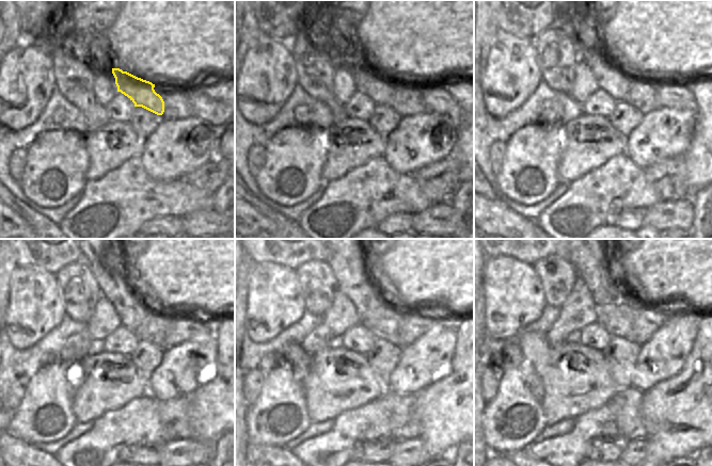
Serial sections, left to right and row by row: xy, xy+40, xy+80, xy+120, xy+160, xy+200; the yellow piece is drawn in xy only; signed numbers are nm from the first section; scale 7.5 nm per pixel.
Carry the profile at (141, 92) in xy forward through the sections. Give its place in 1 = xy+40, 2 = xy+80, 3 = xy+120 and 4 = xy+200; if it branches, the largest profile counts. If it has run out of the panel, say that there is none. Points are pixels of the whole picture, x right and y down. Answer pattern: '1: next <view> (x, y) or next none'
1: next xy+40 (369, 81)
2: next xy+80 (610, 76)
3: next xy+120 (106, 260)
4: next xy+200 (587, 261)

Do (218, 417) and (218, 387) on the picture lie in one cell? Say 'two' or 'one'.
one

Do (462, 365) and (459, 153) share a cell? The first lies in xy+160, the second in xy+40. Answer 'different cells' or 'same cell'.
same cell

